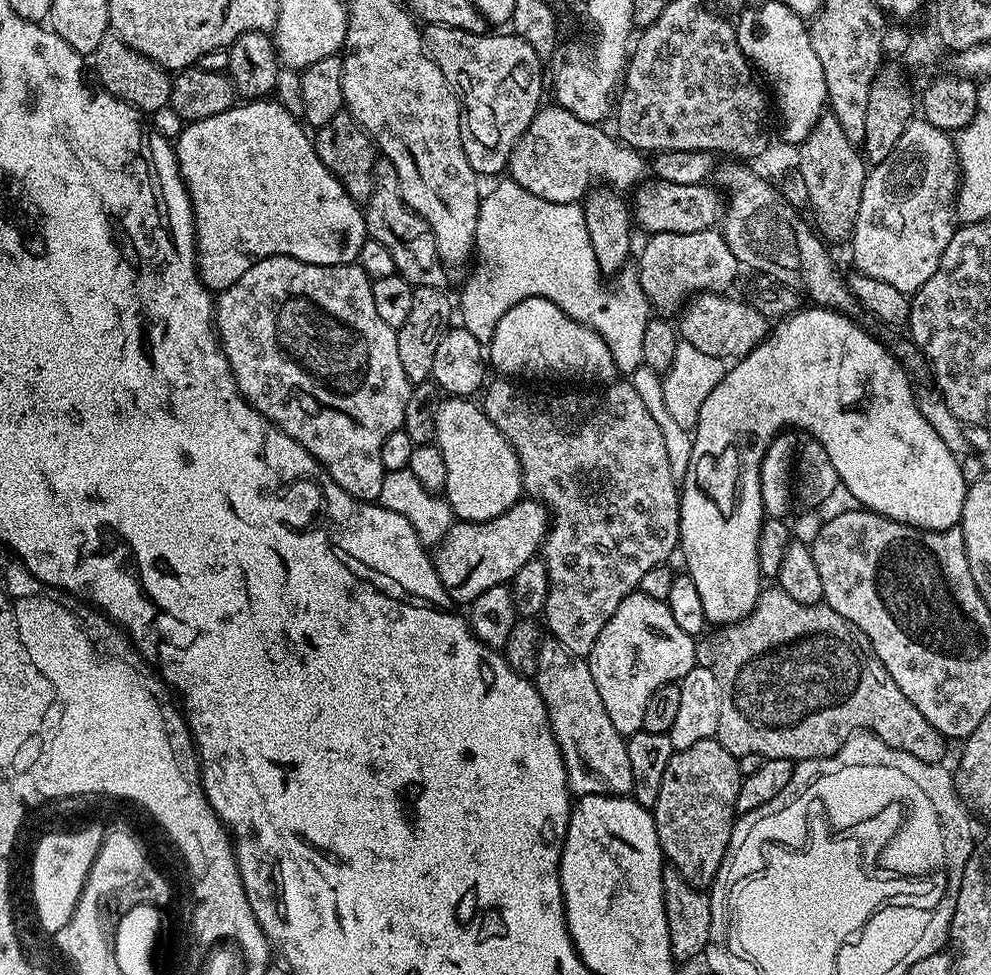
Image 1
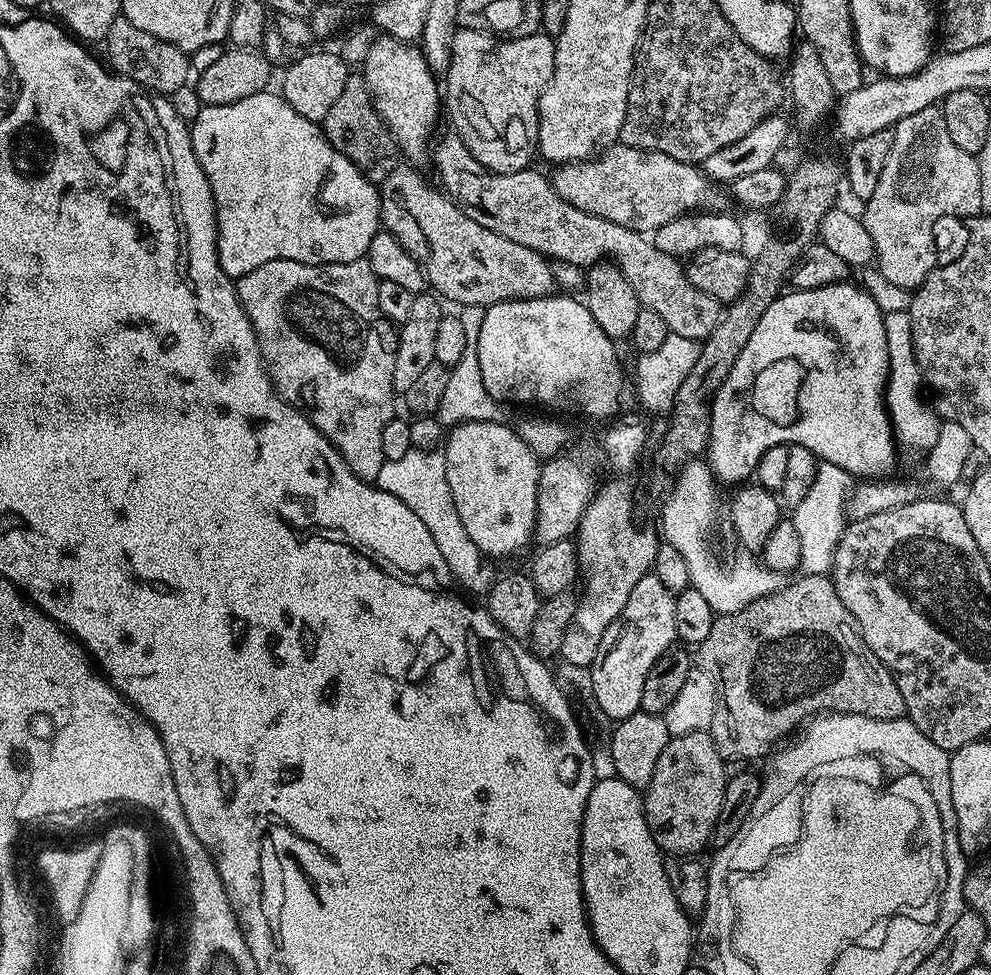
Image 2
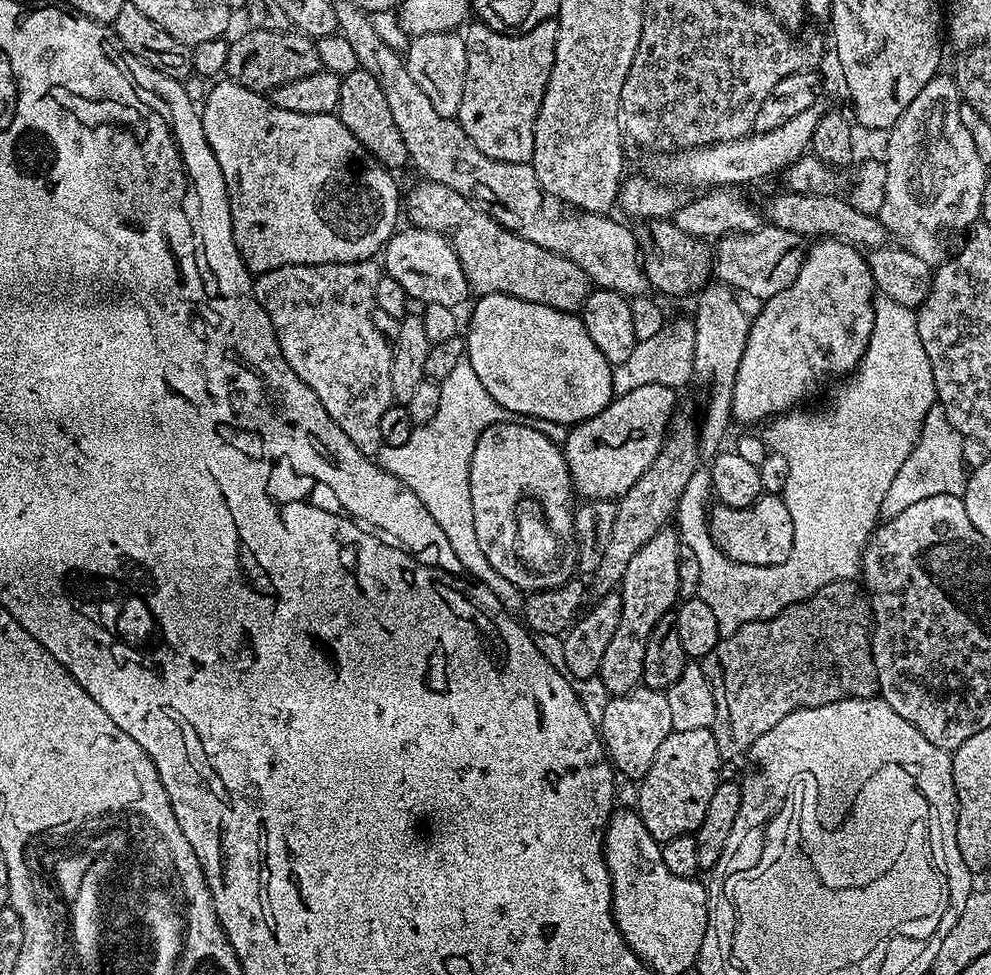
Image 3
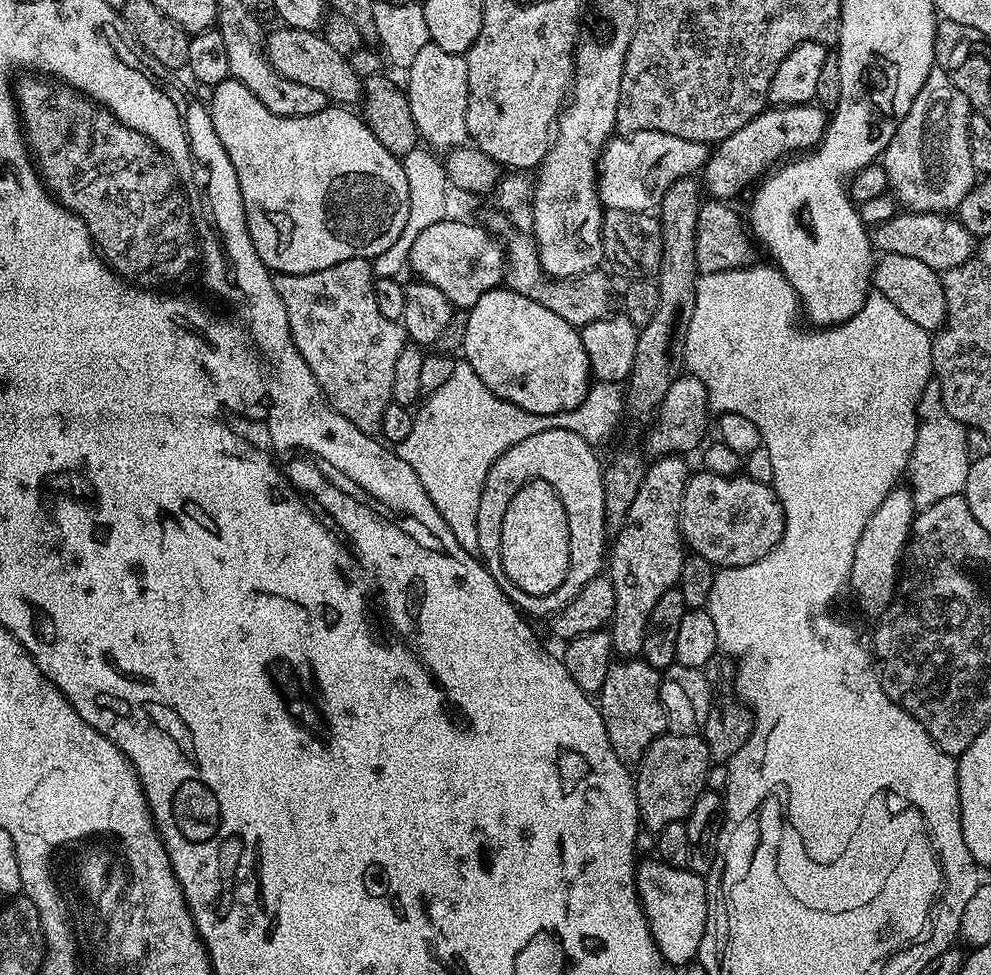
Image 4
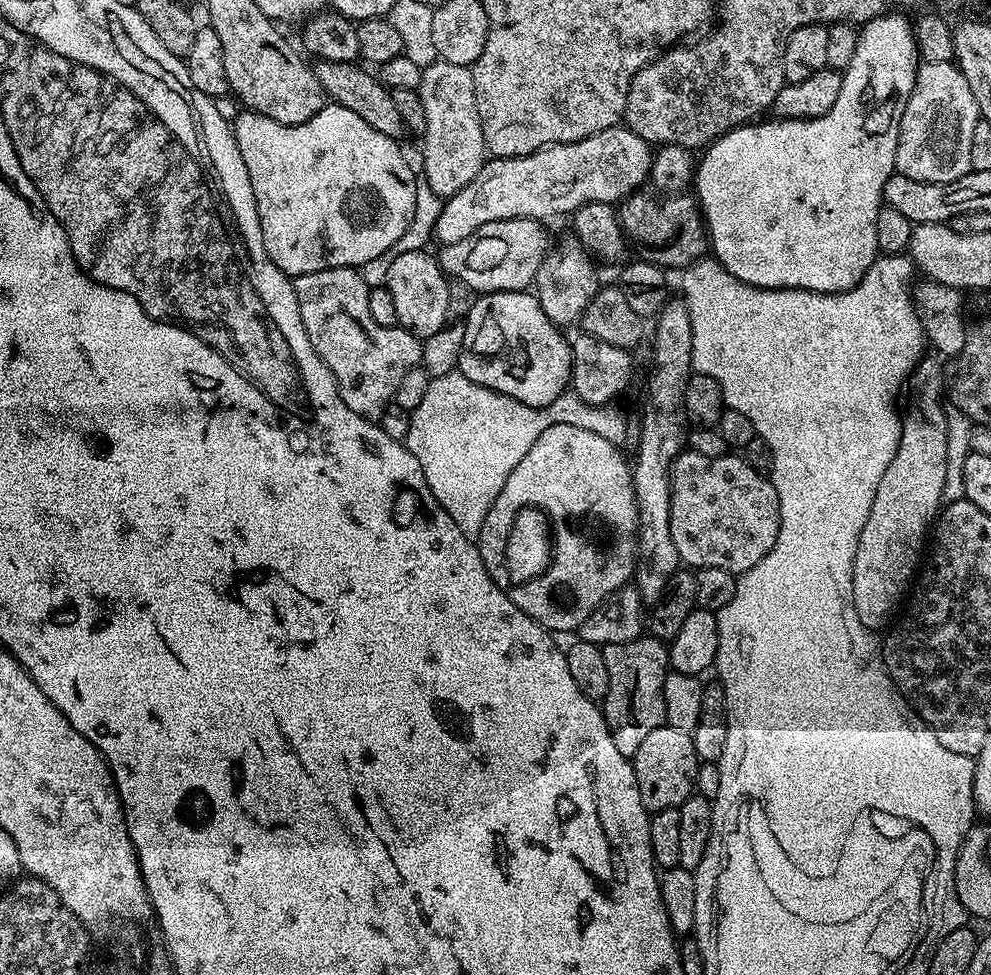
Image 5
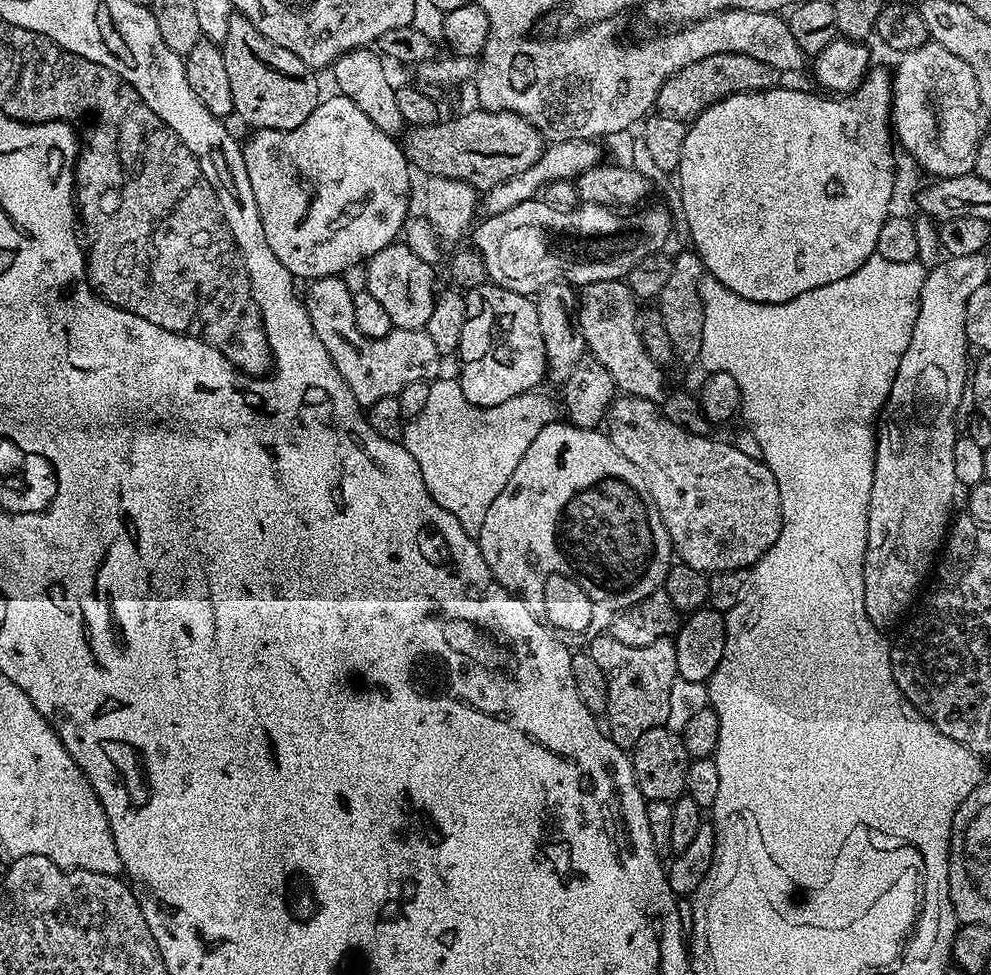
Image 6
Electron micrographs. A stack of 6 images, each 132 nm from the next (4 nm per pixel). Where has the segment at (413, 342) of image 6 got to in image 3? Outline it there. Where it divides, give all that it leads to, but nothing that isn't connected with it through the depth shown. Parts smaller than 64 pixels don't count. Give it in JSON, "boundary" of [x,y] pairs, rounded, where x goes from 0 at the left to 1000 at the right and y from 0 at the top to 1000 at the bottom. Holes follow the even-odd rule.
{"boundary":[[[382,266],[365,267],[361,271],[290,271],[257,284],[258,308],[268,318],[285,359],[285,367],[293,371],[293,379],[321,404],[321,412],[349,441],[349,449],[365,462],[365,466],[378,469],[387,458],[385,453],[385,425],[397,417],[394,396],[394,375],[398,364],[394,345],[383,337],[379,329],[381,317],[377,293],[385,281]]]}

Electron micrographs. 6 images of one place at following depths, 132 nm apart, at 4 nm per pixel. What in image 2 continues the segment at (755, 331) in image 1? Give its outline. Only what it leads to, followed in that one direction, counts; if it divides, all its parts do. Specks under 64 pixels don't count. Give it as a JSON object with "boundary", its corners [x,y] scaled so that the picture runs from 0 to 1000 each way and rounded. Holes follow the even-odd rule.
{"boundary":[[[455,138],[439,145],[434,164],[435,167],[440,167],[440,176],[444,179],[443,188],[447,196],[460,206],[471,222],[478,224],[482,232],[490,232],[490,236],[498,236],[498,240],[507,240],[507,244],[515,244],[515,248],[523,248],[523,252],[535,252],[535,256],[546,258],[558,268],[577,271],[586,277],[613,265],[628,277],[629,283],[639,294],[640,302],[643,302],[647,315],[667,323],[679,345],[708,351],[723,337],[723,329],[729,318],[726,309],[700,293],[693,285],[685,266],[664,256],[653,241],[624,232],[624,228],[616,228],[606,222],[591,219],[591,215],[583,215],[583,211],[575,211],[575,207],[568,205],[557,194],[554,182],[550,177],[548,181],[545,176],[537,176],[536,171],[529,172],[526,176],[495,176],[492,172],[485,172],[464,138]]]}

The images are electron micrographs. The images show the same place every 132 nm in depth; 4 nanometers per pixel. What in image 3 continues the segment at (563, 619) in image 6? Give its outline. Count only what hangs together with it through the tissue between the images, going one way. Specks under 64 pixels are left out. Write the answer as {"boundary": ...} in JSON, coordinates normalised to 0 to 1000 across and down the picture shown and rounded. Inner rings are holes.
{"boundary":[[[513,434],[494,437],[484,447],[482,457],[478,457],[478,470],[474,472],[474,515],[478,518],[482,557],[494,581],[498,581],[511,597],[529,605],[534,602],[533,594],[539,587],[523,564],[523,522],[530,511],[536,511],[545,518],[558,546],[576,547],[579,542],[579,497],[566,456],[551,445],[543,445],[536,434]]]}

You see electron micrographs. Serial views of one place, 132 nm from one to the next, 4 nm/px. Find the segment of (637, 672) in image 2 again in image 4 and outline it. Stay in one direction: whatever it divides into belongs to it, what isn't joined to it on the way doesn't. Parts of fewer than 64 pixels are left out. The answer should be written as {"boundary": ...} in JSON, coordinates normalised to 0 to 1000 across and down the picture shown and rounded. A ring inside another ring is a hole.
{"boundary":[[[679,466],[677,468],[664,468],[661,469],[661,471],[659,471],[657,475],[653,477],[653,479],[651,479],[650,489],[644,498],[644,507],[640,507],[640,516],[636,519],[632,535],[628,539],[628,544],[621,547],[619,554],[622,555],[620,555],[619,558],[617,555],[616,558],[616,569],[612,574],[612,590],[620,601],[620,630],[618,631],[616,647],[618,650],[618,668],[623,674],[626,675],[642,675],[647,672],[649,667],[649,654],[652,653],[653,635],[656,634],[657,626],[661,621],[663,621],[664,613],[667,613],[668,609],[672,609],[673,606],[683,602],[683,600],[686,598],[686,586],[688,585],[688,576],[690,575],[692,569],[690,551],[686,549],[686,516],[688,515],[688,507],[690,506],[690,495],[692,495],[696,487],[696,479],[694,480],[694,476],[690,472],[693,471],[691,471],[691,469],[686,466]]]}

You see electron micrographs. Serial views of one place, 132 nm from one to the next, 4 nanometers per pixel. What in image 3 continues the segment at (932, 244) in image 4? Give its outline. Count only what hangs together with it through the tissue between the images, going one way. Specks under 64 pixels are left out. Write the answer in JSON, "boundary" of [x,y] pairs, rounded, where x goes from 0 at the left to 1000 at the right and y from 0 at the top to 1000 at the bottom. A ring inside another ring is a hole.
{"boundary":[[[788,196],[788,201],[779,201],[769,212],[769,222],[778,233],[801,236],[812,244],[843,244],[854,250],[862,250],[872,256],[887,255],[897,249],[898,243],[890,232],[887,222],[870,219],[862,215],[851,200],[814,201],[804,197]]]}

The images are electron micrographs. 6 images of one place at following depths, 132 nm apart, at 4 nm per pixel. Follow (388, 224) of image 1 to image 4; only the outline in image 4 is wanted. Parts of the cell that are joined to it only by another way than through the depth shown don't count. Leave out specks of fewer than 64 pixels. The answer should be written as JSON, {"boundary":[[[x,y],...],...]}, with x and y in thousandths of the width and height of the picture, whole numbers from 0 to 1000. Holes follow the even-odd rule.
{"boundary":[[[499,215],[486,226],[487,233],[491,234],[497,242],[504,244],[511,259],[511,294],[516,299],[527,302],[547,314],[551,318],[559,318],[563,326],[571,326],[582,338],[590,336],[595,330],[603,330],[608,324],[615,323],[618,316],[618,287],[609,277],[592,279],[590,283],[576,287],[559,287],[547,277],[541,248],[532,237],[524,238],[517,234],[510,218]]]}

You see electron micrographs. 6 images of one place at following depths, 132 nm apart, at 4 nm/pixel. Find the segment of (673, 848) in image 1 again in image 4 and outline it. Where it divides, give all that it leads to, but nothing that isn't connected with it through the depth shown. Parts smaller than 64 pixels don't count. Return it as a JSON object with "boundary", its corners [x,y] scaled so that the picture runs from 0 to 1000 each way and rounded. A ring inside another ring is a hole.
{"boundary":[[[679,751],[665,755],[640,792],[647,846],[658,855],[665,855],[676,843],[693,842],[700,823],[712,811],[715,787],[716,776],[709,754],[689,755]]]}

